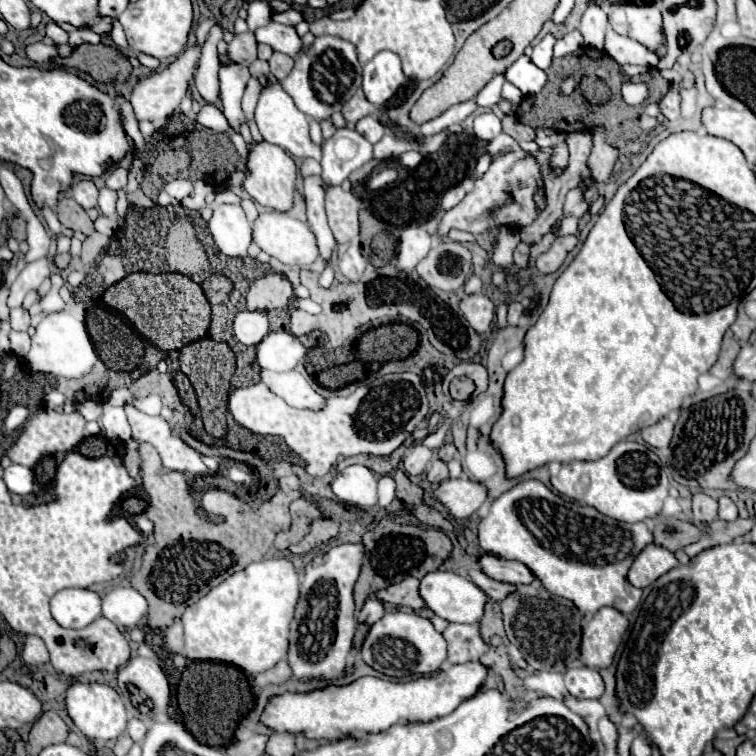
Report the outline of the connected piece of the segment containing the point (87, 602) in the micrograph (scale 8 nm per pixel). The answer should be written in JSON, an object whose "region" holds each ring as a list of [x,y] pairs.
{"region":[[[65,588],[51,600],[53,618],[65,628],[85,628],[101,616],[101,596],[89,588]]]}

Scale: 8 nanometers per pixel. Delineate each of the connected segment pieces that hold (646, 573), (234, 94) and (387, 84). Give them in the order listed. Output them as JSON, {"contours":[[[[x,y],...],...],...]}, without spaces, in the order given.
{"contours":[[[[649,544],[633,562],[633,566],[629,568],[627,580],[637,586],[637,588],[645,588],[649,584],[653,584],[659,576],[663,576],[665,572],[669,572],[671,568],[675,568],[679,562],[675,558],[673,552],[669,552],[663,546],[657,544]]],[[[221,64],[219,80],[221,80],[223,114],[229,122],[229,126],[235,132],[239,132],[241,124],[245,122],[245,114],[241,110],[241,96],[243,96],[245,84],[249,80],[249,68],[243,64]]],[[[385,50],[375,54],[375,58],[365,64],[361,88],[371,104],[383,106],[403,82],[405,74],[401,70],[399,56]]]]}

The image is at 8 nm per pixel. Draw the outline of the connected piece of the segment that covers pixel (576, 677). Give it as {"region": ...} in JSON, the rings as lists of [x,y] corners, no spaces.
{"region":[[[575,666],[565,672],[565,688],[577,698],[601,698],[605,684],[597,670],[589,666]]]}

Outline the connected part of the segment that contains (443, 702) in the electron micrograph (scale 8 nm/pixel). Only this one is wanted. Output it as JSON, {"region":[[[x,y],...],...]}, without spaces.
{"region":[[[477,662],[453,664],[435,676],[425,676],[413,682],[389,682],[381,678],[365,676],[349,686],[327,686],[311,694],[283,694],[269,700],[261,720],[277,732],[305,732],[309,738],[339,740],[355,730],[359,732],[383,732],[393,726],[399,718],[413,720],[433,720],[453,712],[463,700],[479,692],[485,678],[489,676],[489,666]]]}

